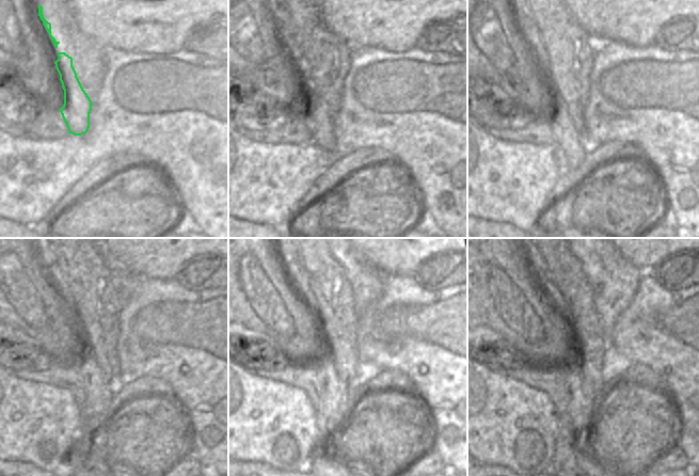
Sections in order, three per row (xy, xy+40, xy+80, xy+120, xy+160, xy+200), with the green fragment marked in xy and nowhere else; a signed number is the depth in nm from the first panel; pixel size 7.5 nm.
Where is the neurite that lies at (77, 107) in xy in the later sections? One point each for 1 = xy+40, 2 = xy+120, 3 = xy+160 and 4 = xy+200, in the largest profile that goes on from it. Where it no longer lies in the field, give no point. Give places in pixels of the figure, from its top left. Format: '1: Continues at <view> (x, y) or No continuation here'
1: Continues at xy+40 (318, 120)
2: Continues at xy+120 (98, 406)
3: Continues at xy+160 (335, 409)
4: Continues at xy+200 (577, 415)

